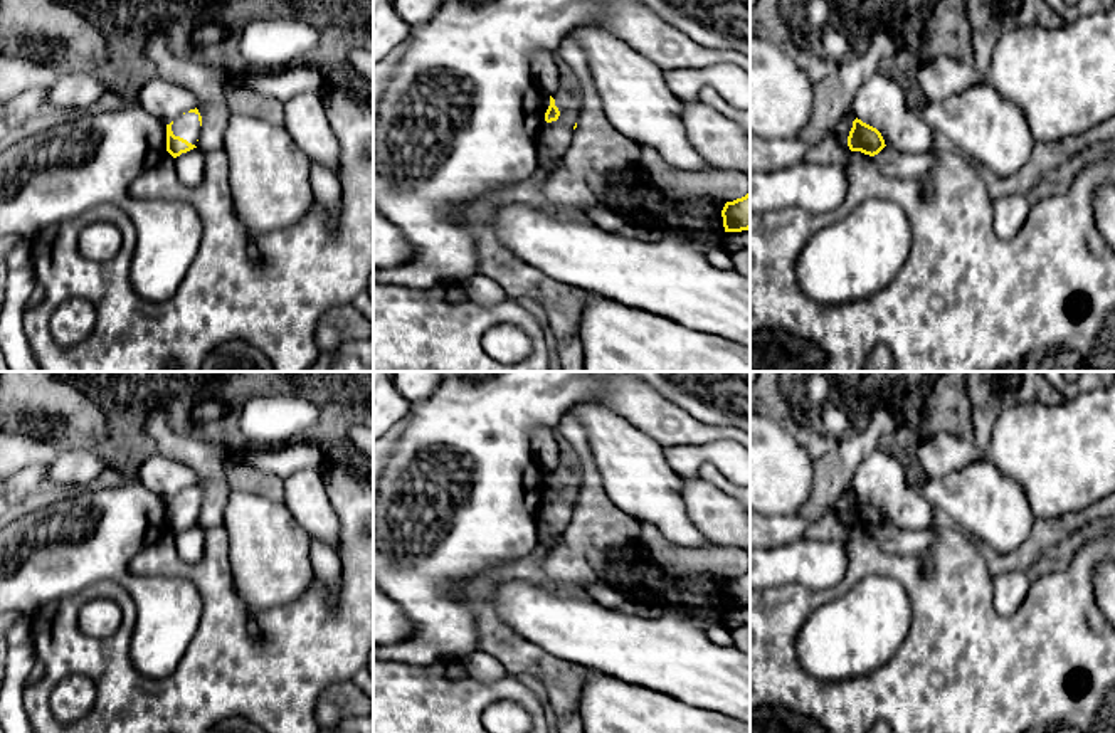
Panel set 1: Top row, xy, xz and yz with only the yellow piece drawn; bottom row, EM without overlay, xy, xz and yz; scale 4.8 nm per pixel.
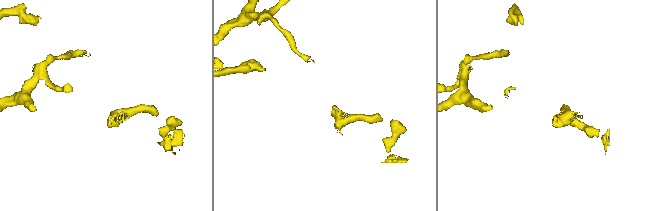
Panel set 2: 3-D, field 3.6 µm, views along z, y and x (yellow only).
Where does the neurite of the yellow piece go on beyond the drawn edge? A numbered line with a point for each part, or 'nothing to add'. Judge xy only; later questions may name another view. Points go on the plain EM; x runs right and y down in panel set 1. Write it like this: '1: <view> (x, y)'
1: xy (187, 503)

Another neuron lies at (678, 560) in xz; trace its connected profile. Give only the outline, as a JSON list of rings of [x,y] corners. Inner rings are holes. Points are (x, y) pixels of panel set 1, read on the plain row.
[[[641,523],[639,541],[653,560],[676,577],[721,575],[733,578],[750,568],[750,553],[743,548],[710,543],[681,546],[671,543],[654,525]]]

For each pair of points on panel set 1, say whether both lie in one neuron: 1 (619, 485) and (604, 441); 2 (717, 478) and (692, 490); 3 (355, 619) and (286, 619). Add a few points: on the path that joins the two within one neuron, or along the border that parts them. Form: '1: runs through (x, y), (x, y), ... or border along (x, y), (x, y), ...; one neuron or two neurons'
1: runs through (619, 474), (619, 456), (614, 451); one neuron
2: border along (700, 476), (732, 498); two neurons
3: runs through (338, 619), (303, 619); one neuron

